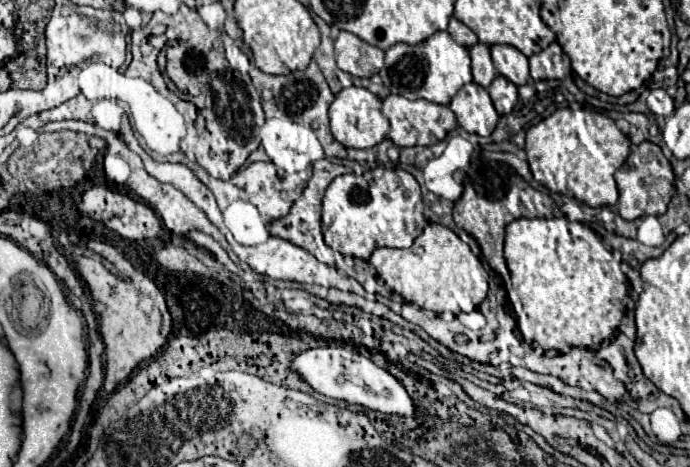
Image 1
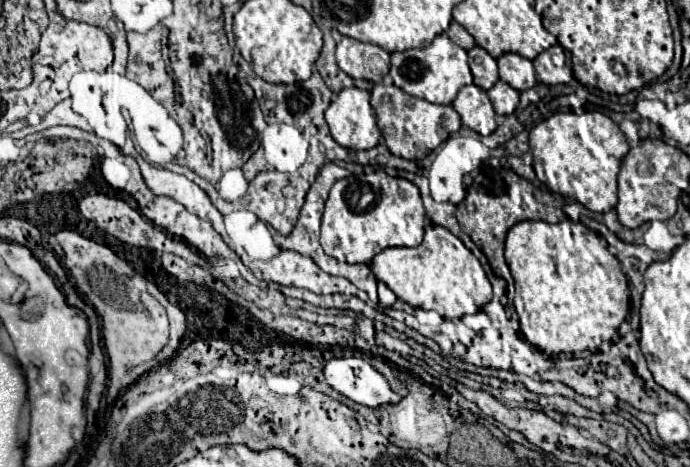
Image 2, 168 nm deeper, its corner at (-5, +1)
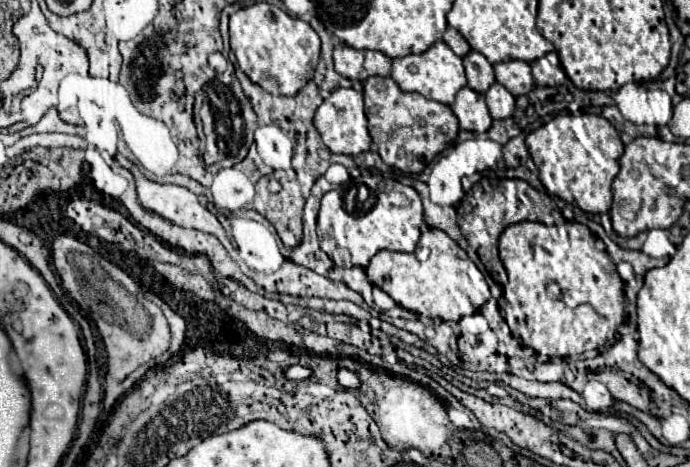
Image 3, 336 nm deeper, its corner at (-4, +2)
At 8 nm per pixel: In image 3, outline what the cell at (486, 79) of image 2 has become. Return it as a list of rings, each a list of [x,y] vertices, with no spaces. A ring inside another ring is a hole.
[[[471,50],[467,56],[463,56],[463,66],[465,66],[465,74],[467,74],[467,86],[471,90],[485,94],[487,88],[495,82],[493,66],[483,54]]]

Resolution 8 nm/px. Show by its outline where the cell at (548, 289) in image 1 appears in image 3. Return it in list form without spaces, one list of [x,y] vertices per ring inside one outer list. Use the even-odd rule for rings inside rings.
[[[519,222],[507,226],[499,238],[499,258],[507,270],[509,282],[517,282],[515,294],[523,312],[517,314],[519,338],[525,346],[549,358],[567,358],[583,354],[585,350],[601,348],[613,340],[625,316],[623,280],[619,278],[609,254],[597,246],[597,237],[585,224],[565,222],[561,226],[545,226],[541,222]]]

